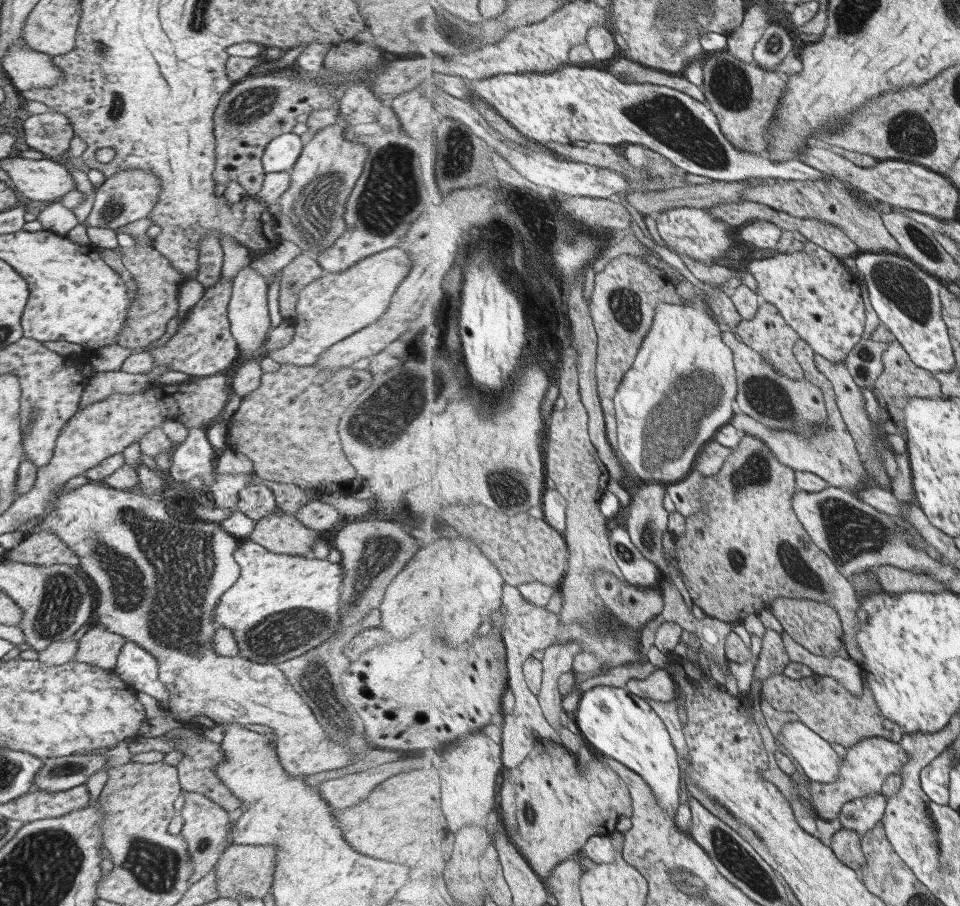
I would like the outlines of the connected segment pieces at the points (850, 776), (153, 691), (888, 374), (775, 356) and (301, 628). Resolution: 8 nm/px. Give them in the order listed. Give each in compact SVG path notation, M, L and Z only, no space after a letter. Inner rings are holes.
M883 737L865 738L851 748L846 748L845 759L840 770L840 776L835 783L819 783L807 778L803 783L812 797L815 805L814 815L823 819L833 820L841 814L843 804L868 794L880 794L883 791L885 779L892 775L901 775L904 766L910 761L910 754L901 743L893 742Z
M123 642L117 663L111 670L135 692L145 692L155 698L164 710L169 706L165 687L157 679L157 662L137 644Z
M897 340L883 352L883 372L872 388L876 388L880 392L885 401L890 420L905 440L907 436L903 408L907 404L907 400L911 399L912 396L918 396L921 399L933 399L944 394L942 384L934 373L934 371L917 366L906 348Z
M762 301L757 316L753 320L742 319L735 332L745 344L760 352L761 356L764 356L789 378L793 380L806 378L804 368L799 364L794 353L795 345L802 339L801 335L785 320L785 317L779 313L779 310L773 304Z
M248 539L238 541L232 557L240 568L239 576L217 600L212 610L212 621L217 627L232 632L237 641L237 656L256 664L279 664L317 648L340 629L339 617L335 614L338 612L342 585L342 570L339 563L331 563L326 559L317 560L309 555L269 552L260 544Z

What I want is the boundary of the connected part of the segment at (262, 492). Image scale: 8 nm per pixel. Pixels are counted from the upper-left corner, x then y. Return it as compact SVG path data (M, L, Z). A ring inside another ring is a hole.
M253 481L244 483L244 487L238 490L235 508L254 522L277 509L267 482L254 483Z

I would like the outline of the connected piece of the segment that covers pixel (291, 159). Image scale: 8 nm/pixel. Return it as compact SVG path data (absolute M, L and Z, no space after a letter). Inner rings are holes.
M290 132L272 138L263 149L261 166L264 174L289 172L302 149L300 135Z

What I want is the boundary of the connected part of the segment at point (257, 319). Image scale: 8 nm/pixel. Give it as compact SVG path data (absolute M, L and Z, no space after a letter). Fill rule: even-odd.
M248 265L237 271L232 279L226 315L229 332L237 345L240 358L253 358L259 353L263 349L264 342L271 329L267 315L266 290L265 279L261 275L257 275Z

